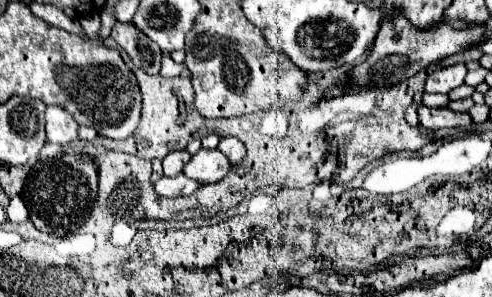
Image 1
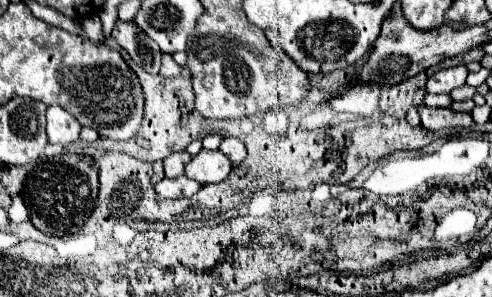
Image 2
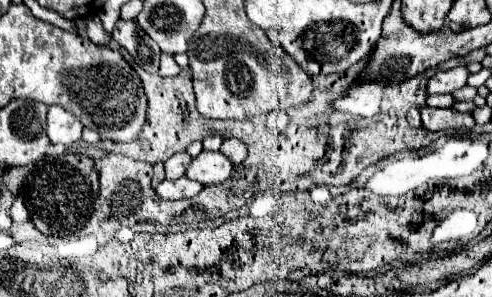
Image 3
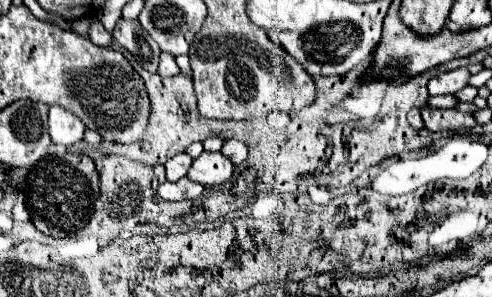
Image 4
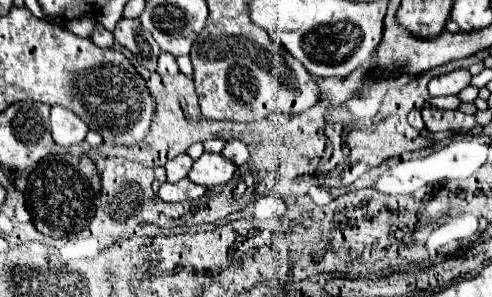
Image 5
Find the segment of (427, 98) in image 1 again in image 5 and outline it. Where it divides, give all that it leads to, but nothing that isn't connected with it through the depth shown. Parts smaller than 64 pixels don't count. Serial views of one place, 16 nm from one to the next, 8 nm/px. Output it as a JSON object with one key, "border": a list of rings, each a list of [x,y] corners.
{"border":[[[446,96],[446,98],[432,98],[432,106],[440,110],[458,110],[462,100],[458,96]]]}

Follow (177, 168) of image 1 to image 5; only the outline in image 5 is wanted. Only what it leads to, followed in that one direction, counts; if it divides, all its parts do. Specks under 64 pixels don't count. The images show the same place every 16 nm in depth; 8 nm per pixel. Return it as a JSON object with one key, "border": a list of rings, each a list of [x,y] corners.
{"border":[[[188,154],[176,156],[176,160],[170,160],[170,162],[166,164],[168,182],[178,182],[178,180],[186,178],[188,172],[190,172],[190,168],[192,168],[192,164],[194,164],[194,160],[192,160]]]}

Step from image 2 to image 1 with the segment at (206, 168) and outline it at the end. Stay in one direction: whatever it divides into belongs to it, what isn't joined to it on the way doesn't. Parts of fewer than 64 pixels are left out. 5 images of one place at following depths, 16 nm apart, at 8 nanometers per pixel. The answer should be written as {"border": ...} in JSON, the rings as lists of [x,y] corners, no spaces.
{"border":[[[200,150],[192,160],[184,166],[184,174],[200,184],[214,184],[228,176],[230,172],[228,158],[218,150]]]}

